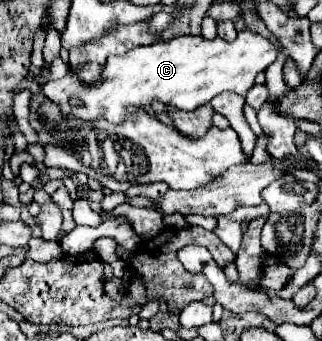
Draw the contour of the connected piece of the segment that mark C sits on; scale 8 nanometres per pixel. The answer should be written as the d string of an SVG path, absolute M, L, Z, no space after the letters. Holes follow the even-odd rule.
M249 29L239 31L235 41L225 41L219 35L215 39L205 39L201 35L175 35L169 41L159 41L155 45L141 45L123 55L111 55L107 59L103 79L95 85L85 87L75 73L59 81L47 81L41 85L41 93L51 101L61 105L63 115L75 115L83 121L93 123L103 117L111 123L123 123L129 119L127 107L143 109L153 99L161 103L175 105L185 111L193 111L199 105L209 103L221 91L233 91L241 97L255 85L257 73L265 71L277 57L277 47L269 39L251 33ZM69 97L79 97L85 105L71 107Z

